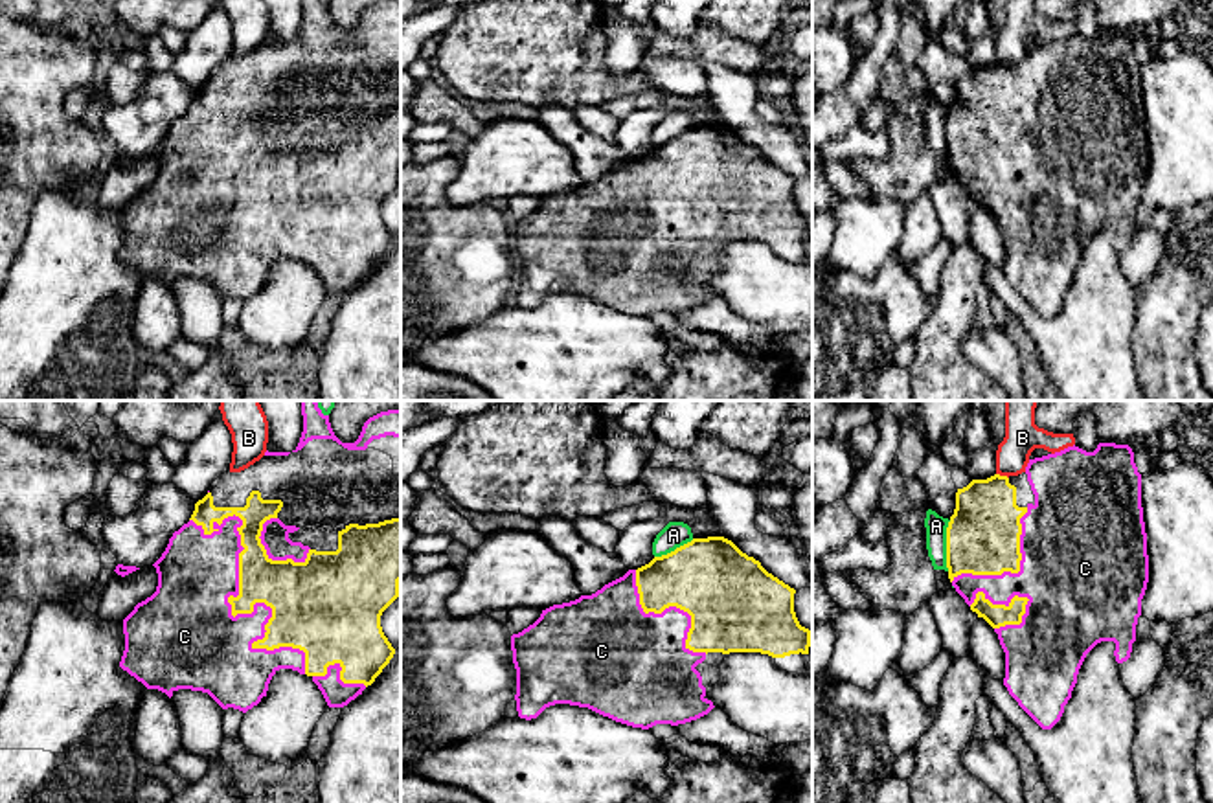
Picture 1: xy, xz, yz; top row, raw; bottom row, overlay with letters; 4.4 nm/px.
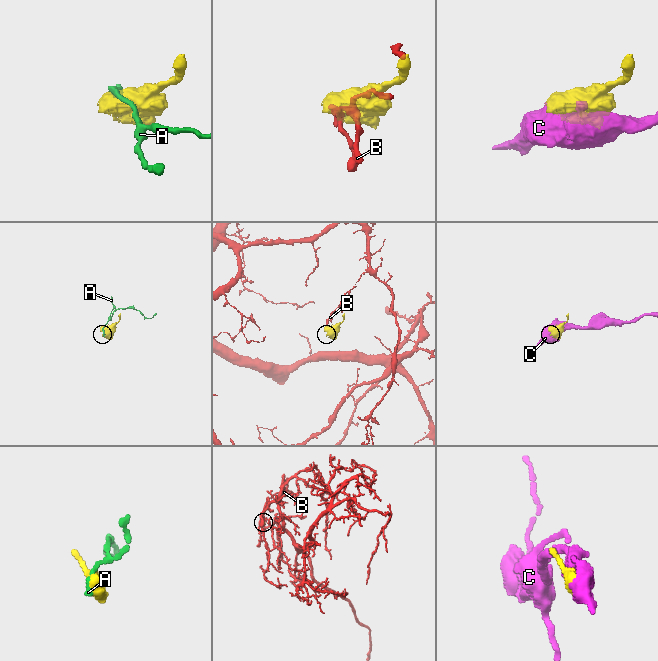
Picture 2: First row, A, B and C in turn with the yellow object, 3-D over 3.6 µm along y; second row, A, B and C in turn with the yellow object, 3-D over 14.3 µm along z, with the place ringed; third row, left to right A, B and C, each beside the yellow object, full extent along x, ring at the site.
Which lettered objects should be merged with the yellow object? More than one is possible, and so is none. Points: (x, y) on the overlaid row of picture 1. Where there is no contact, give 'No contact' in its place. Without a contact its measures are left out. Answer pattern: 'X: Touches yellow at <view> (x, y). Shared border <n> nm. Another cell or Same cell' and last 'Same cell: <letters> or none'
A: Touches yellow at yz (947, 546). Shared border 220 nm. Another cell
B: Touches yellow at yz (1002, 476). Shared border 60 nm. Another cell
C: Touches yellow at xy (234, 616). Shared border 850 nm. Same cell
Same cell: C

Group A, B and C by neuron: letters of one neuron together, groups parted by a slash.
A / B / C

